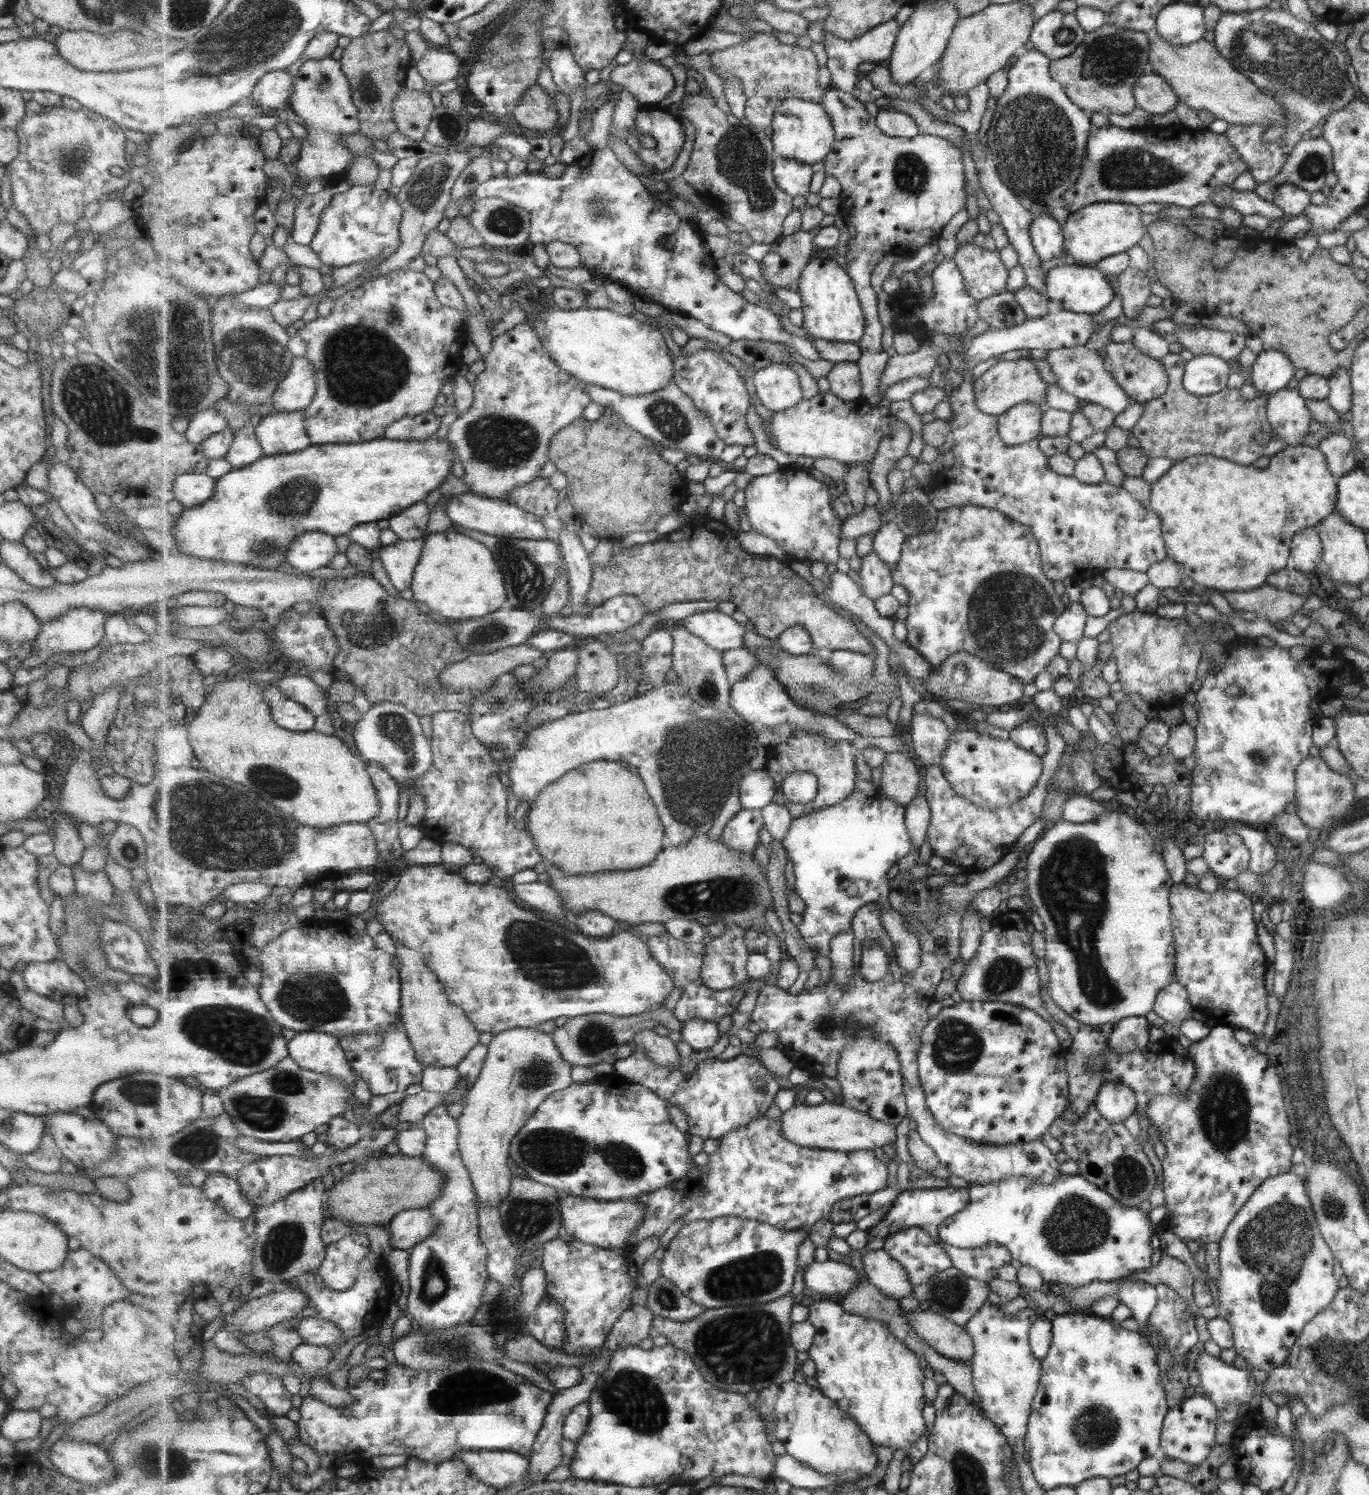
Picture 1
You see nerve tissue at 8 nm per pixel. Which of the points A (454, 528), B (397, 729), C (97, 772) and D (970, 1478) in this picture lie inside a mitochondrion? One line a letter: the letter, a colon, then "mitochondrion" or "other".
A: other
B: mitochondrion
C: other
D: mitochondrion

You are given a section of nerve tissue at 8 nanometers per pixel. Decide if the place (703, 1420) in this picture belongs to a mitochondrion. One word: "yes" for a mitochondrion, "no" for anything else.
no

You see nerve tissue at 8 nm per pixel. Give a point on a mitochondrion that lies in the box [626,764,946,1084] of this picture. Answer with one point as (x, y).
(696, 897)

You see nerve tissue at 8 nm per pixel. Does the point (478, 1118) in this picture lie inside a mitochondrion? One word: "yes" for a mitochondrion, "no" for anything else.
no

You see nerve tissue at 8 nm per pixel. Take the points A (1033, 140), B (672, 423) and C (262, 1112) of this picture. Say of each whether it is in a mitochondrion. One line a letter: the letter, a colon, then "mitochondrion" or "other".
A: mitochondrion
B: mitochondrion
C: mitochondrion

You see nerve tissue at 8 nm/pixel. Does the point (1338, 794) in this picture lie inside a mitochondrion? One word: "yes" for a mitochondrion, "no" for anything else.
yes

